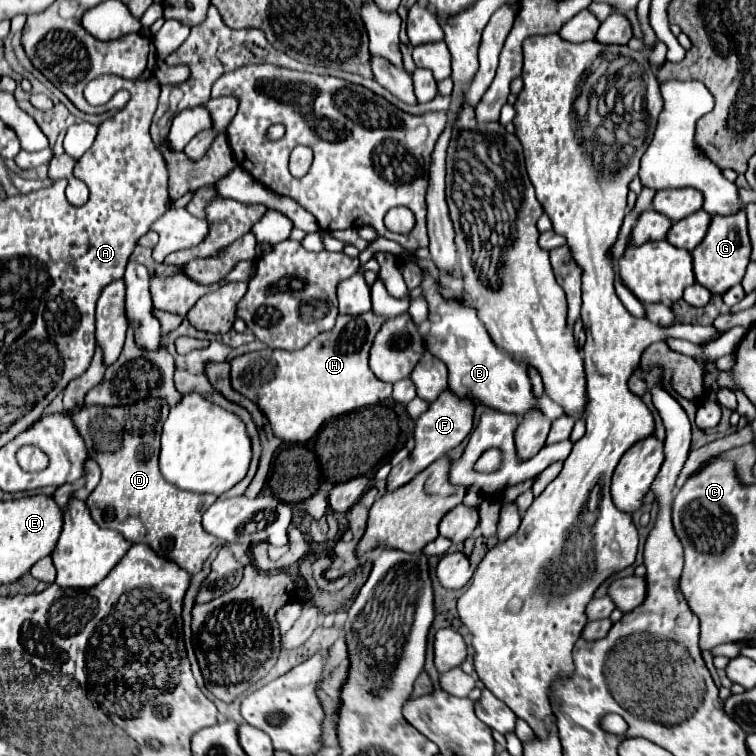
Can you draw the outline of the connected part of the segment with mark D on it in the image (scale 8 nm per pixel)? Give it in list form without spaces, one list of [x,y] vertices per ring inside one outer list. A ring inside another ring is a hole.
[[[146,399],[132,407],[82,407],[72,415],[72,423],[78,433],[84,435],[86,445],[90,439],[90,449],[96,463],[102,469],[102,479],[98,487],[86,499],[86,505],[92,513],[92,519],[106,529],[116,529],[130,543],[144,543],[160,557],[184,567],[190,575],[202,571],[204,561],[216,549],[216,537],[202,529],[202,513],[216,501],[214,495],[198,495],[190,491],[180,491],[164,481],[158,469],[158,453],[160,453],[160,431],[168,417],[168,405],[160,399]]]

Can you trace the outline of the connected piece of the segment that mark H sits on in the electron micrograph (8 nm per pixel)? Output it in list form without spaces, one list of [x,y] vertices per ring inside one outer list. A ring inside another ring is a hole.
[[[372,311],[362,313],[358,317],[352,315],[338,315],[336,325],[328,333],[316,335],[304,349],[300,351],[280,351],[280,349],[264,349],[246,355],[238,355],[230,361],[230,383],[232,389],[240,395],[248,397],[252,403],[260,405],[260,411],[270,421],[272,433],[282,441],[290,443],[304,443],[308,441],[324,421],[350,413],[354,409],[374,405],[376,401],[384,401],[392,393],[392,385],[382,383],[368,367],[368,351],[374,341],[376,331],[384,323],[382,317],[376,317]]]

